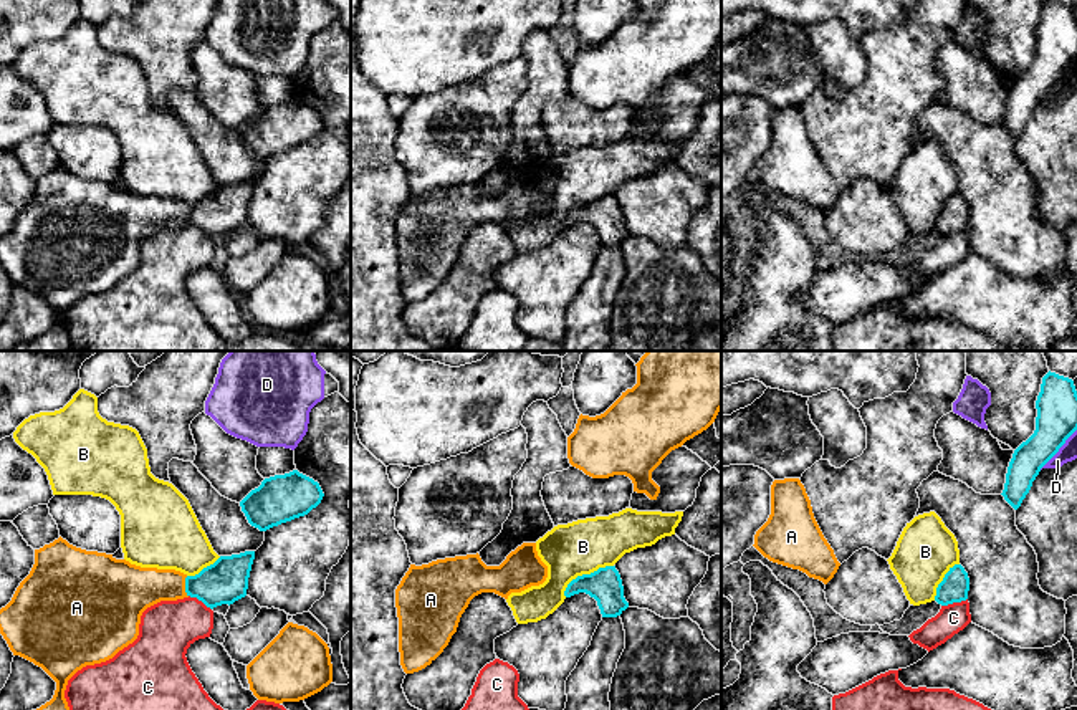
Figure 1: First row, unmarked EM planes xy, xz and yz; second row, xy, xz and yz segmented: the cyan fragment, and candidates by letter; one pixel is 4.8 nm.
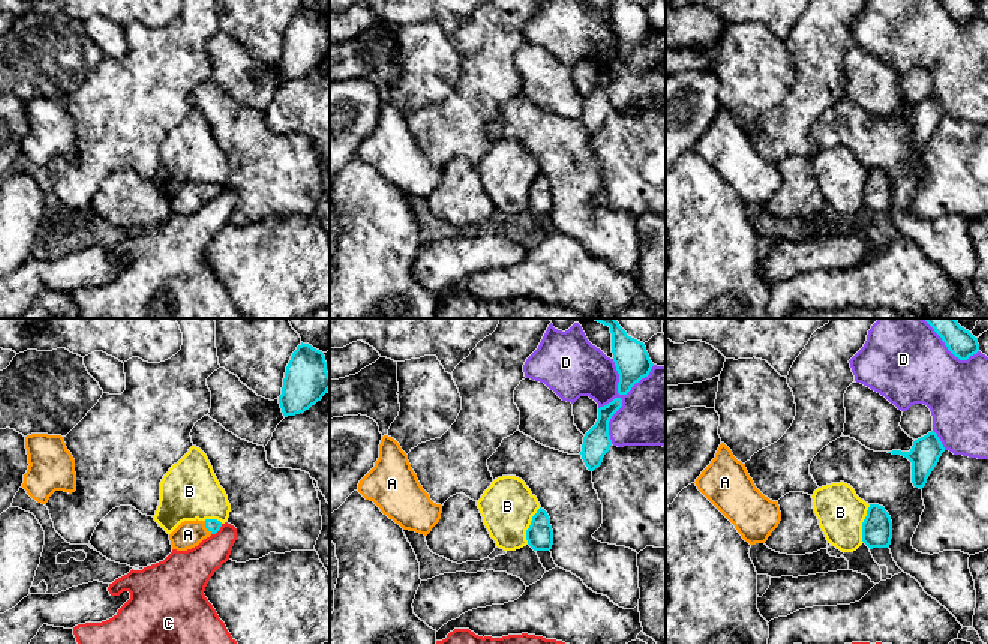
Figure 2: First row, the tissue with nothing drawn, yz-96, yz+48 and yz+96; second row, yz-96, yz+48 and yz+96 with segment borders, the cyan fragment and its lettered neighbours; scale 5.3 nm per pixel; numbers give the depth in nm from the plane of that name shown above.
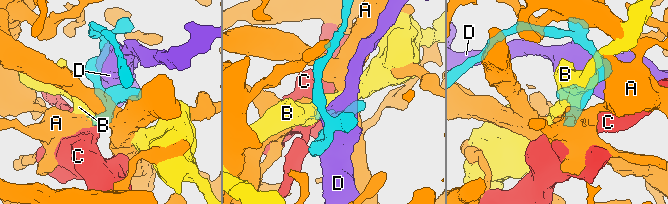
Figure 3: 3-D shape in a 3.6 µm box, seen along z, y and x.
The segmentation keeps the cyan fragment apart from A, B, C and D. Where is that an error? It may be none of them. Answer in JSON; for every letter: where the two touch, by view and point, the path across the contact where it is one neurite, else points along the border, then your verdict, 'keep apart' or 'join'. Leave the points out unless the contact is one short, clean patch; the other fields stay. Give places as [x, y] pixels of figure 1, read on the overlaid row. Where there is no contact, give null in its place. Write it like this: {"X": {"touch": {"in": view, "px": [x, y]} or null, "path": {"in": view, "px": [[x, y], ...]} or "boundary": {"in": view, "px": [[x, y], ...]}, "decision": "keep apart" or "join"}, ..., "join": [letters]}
{"A": {"touch": {"in": "xy", "px": [186, 586]}, "path": {"in": "xy", "px": [[225, 581], [214, 586], [186, 586], [134, 588]]}, "decision": "join"}, "B": {"touch": {"in": "xz", "px": [584, 575]}, "boundary": {"in": "xz", "px": [[612, 565], [578, 575], [563, 594]]}, "decision": "keep apart"}, "C": {"touch": {"in": "yz", "px": [953, 601]}, "boundary": {"in": "yz", "px": [[966, 598], [942, 606]]}, "decision": "keep apart"}, "D": {"touch": {"in": "yz", "px": [1059, 447]}, "decision": "keep apart"}, "join": ["A"]}

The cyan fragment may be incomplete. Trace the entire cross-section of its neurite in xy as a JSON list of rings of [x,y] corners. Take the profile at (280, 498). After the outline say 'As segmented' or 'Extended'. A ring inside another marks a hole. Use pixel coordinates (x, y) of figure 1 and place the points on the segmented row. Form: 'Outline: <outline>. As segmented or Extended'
Outline: [[[293,470],[265,478],[240,501],[240,506],[251,526],[266,531],[308,515],[321,503],[323,497],[318,482]]]. As segmented

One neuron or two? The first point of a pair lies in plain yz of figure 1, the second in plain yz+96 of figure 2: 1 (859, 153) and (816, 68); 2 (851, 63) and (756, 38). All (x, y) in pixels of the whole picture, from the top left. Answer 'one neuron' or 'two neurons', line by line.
1: one neuron
2: one neuron

